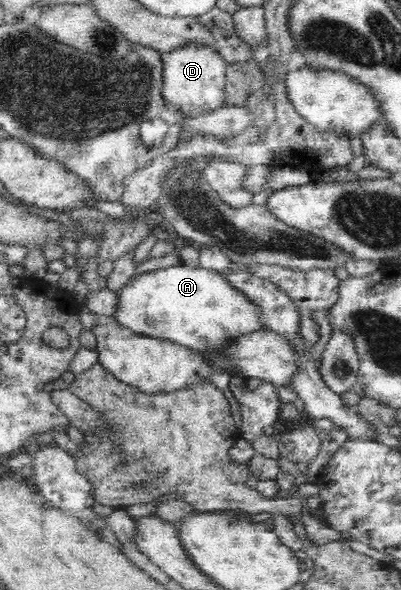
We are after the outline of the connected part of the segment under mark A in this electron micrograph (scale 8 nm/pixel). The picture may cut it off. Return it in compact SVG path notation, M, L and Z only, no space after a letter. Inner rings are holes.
M181 263L139 276L134 274L131 282L117 293L119 293L119 304L117 304L119 310L113 316L121 324L135 332L180 344L201 355L205 361L217 362L218 357L223 354L229 358L227 350L231 348L231 344L235 344L241 336L264 329L261 305L255 304L246 292L235 287L225 275L200 265L189 267Z

